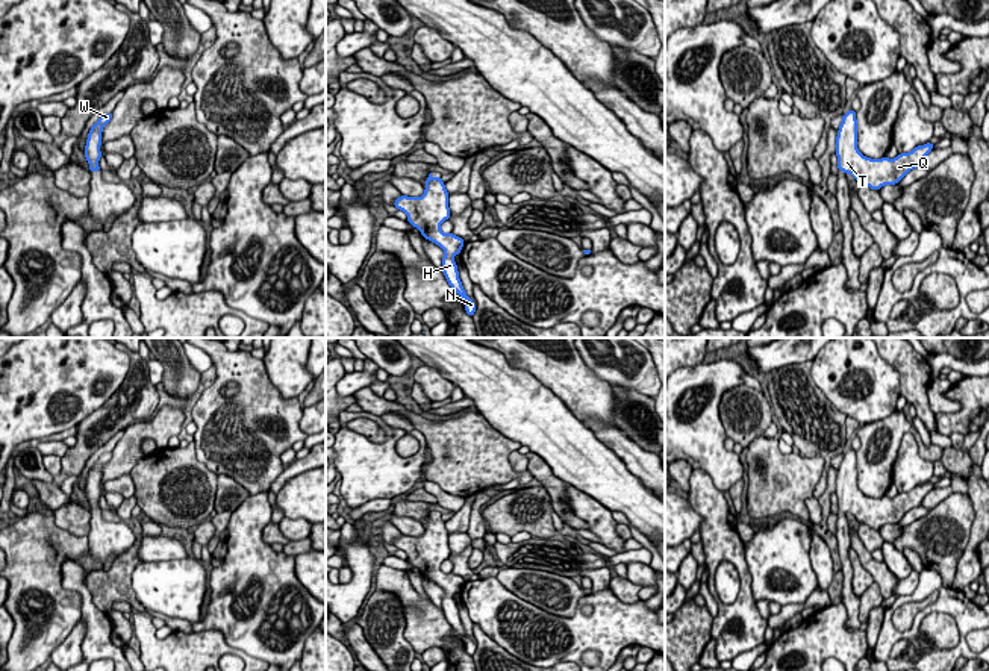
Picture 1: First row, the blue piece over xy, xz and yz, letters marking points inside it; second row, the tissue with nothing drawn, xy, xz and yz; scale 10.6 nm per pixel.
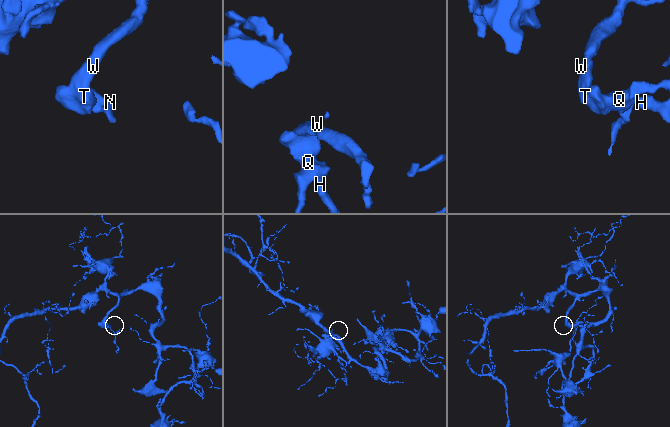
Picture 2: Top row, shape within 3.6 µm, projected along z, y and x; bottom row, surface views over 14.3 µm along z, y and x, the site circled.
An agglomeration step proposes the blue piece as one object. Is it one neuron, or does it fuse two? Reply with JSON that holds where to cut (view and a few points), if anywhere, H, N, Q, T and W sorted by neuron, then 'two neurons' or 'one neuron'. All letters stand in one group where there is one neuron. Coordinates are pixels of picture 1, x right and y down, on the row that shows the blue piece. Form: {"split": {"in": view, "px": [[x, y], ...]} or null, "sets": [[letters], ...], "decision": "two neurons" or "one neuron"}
{"split": null, "sets": [["H", "N", "Q", "T", "W"]], "decision": "one neuron"}

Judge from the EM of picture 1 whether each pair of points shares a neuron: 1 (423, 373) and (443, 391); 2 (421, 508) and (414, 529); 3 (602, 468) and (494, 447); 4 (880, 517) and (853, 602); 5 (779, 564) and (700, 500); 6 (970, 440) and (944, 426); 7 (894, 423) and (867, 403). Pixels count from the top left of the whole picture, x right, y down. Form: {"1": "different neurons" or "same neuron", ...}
{"1": "same neuron", "2": "different neurons", "3": "different neurons", "4": "same neuron", "5": "different neurons", "6": "different neurons", "7": "different neurons"}

